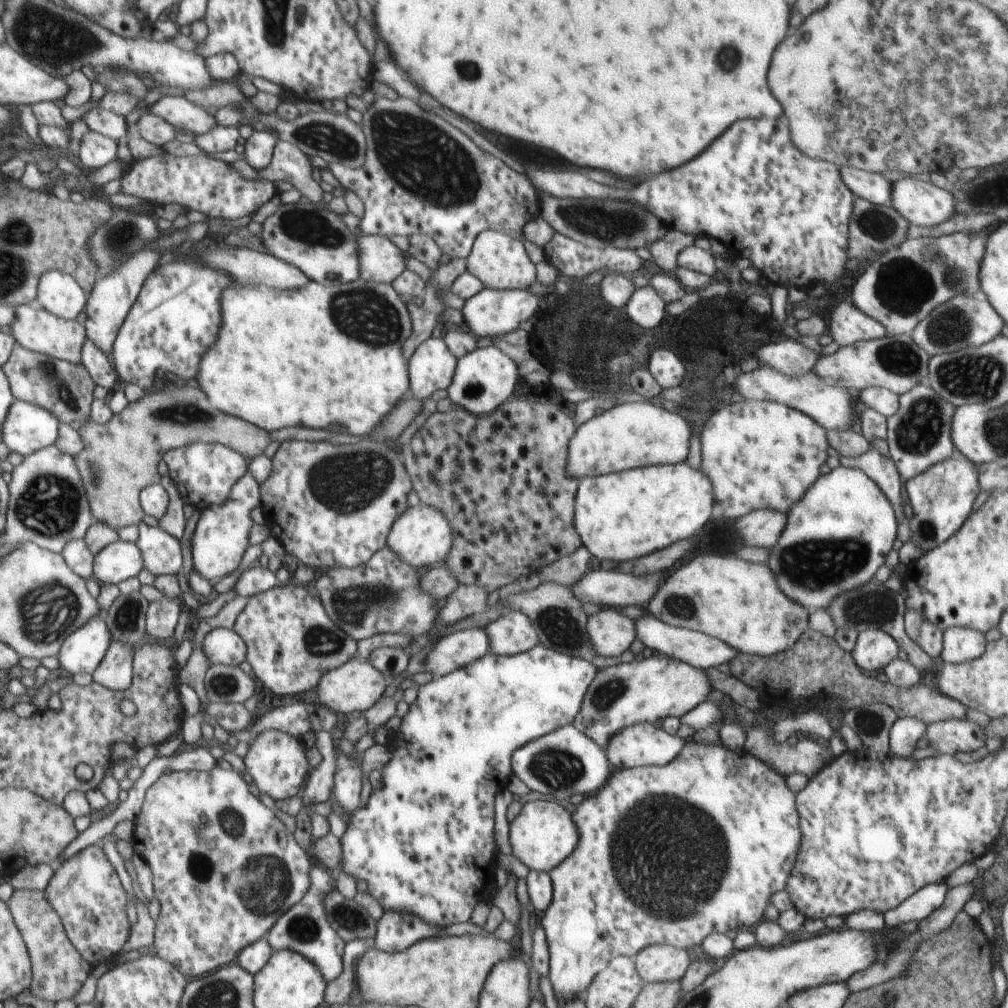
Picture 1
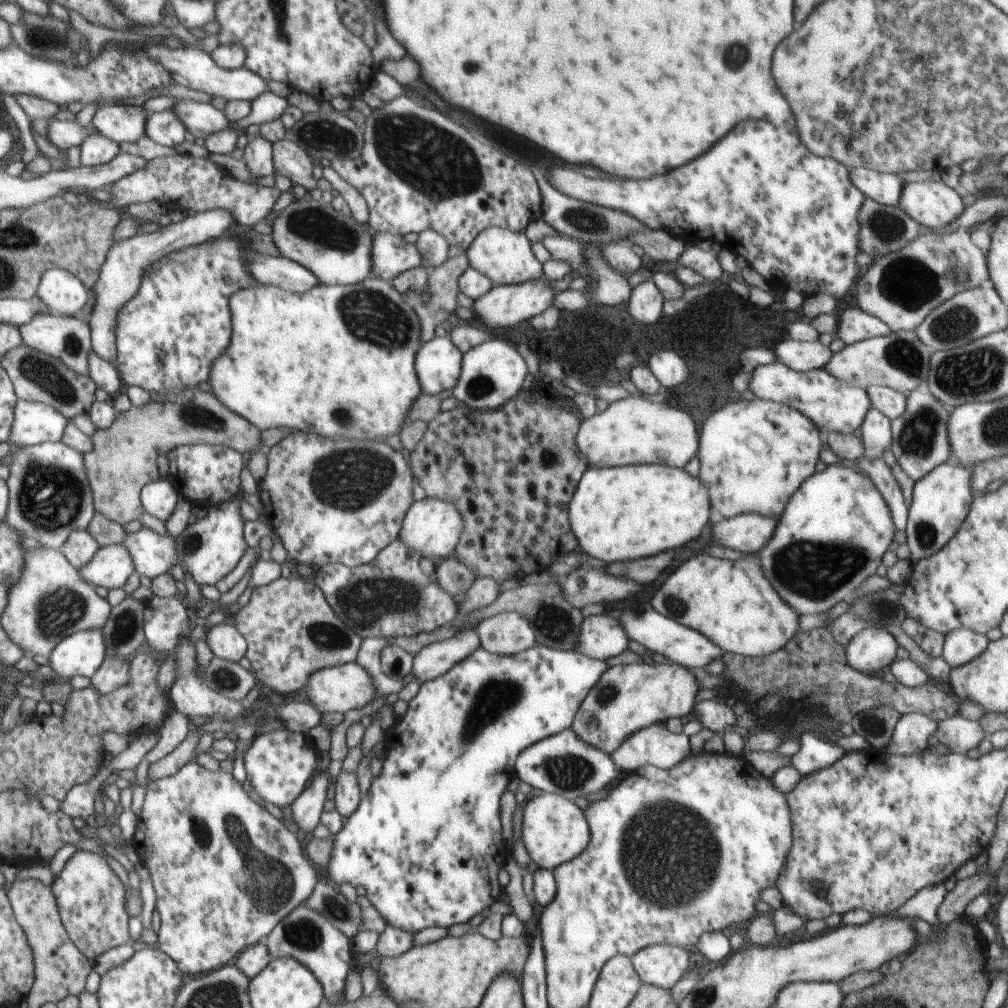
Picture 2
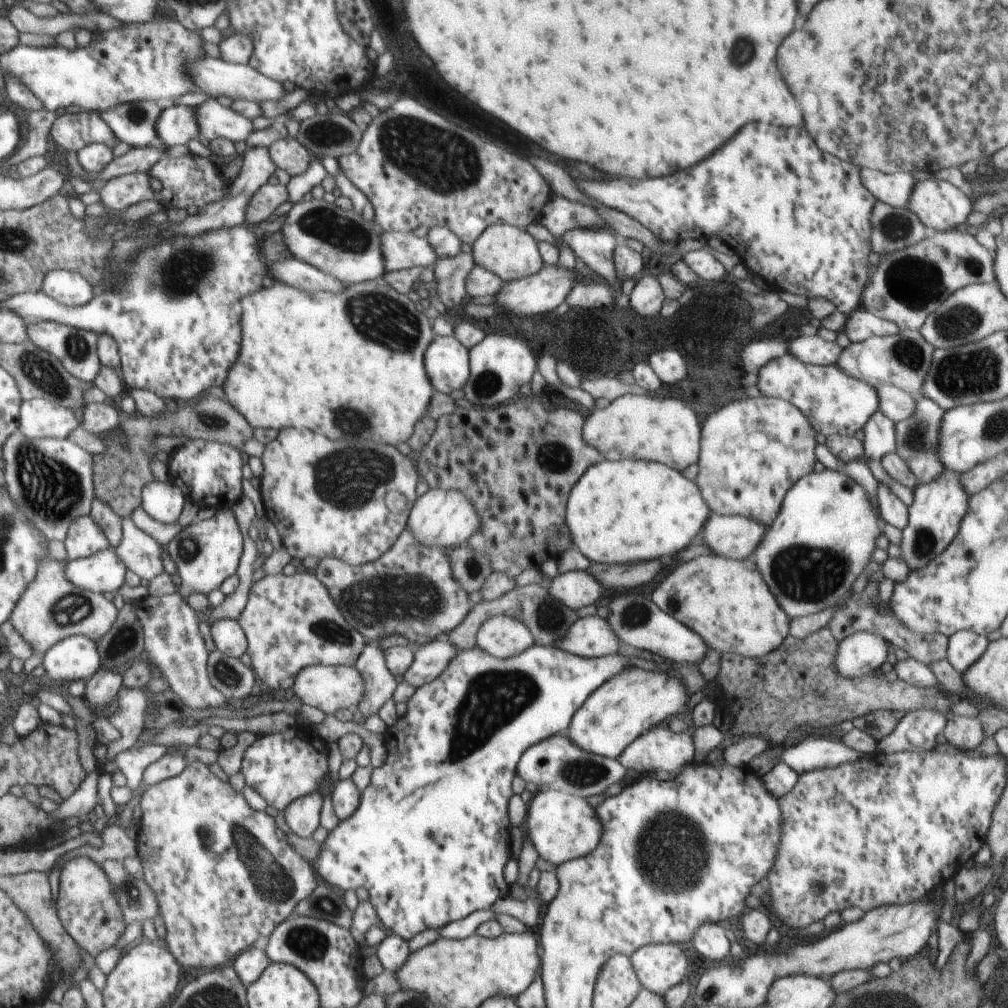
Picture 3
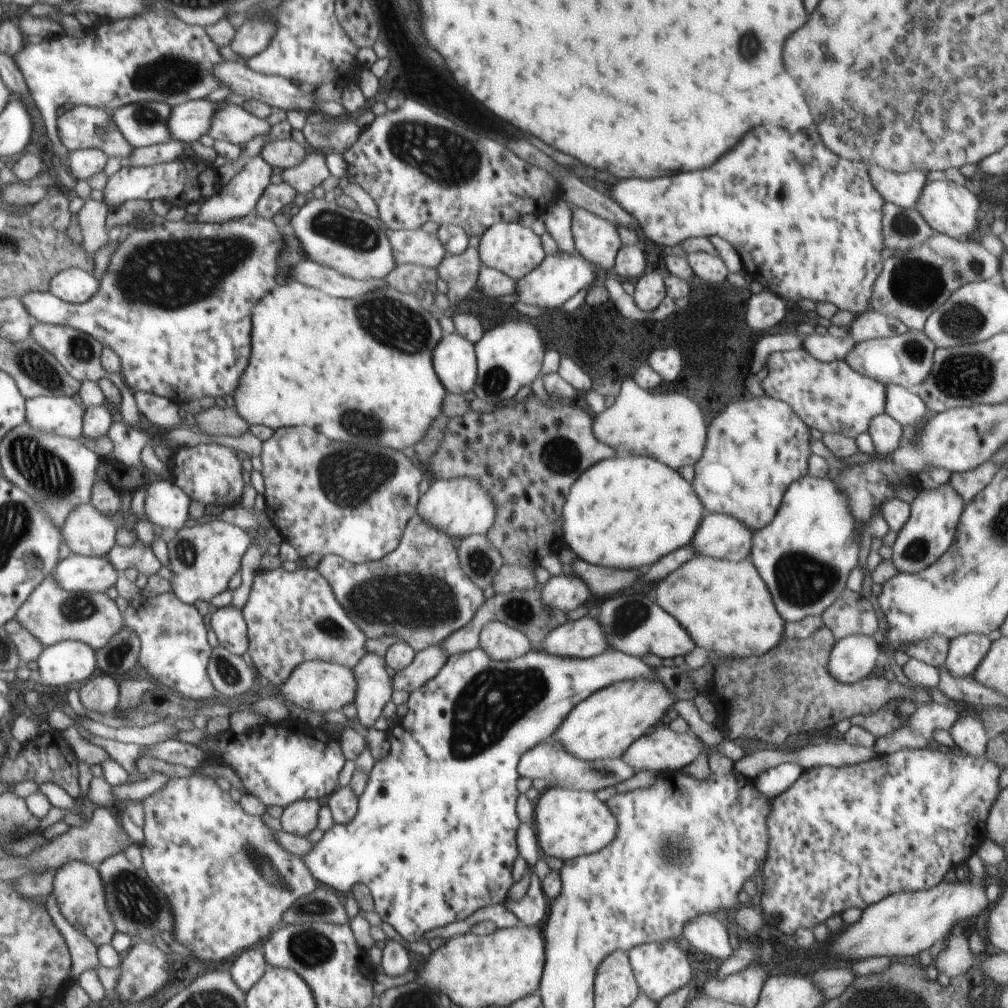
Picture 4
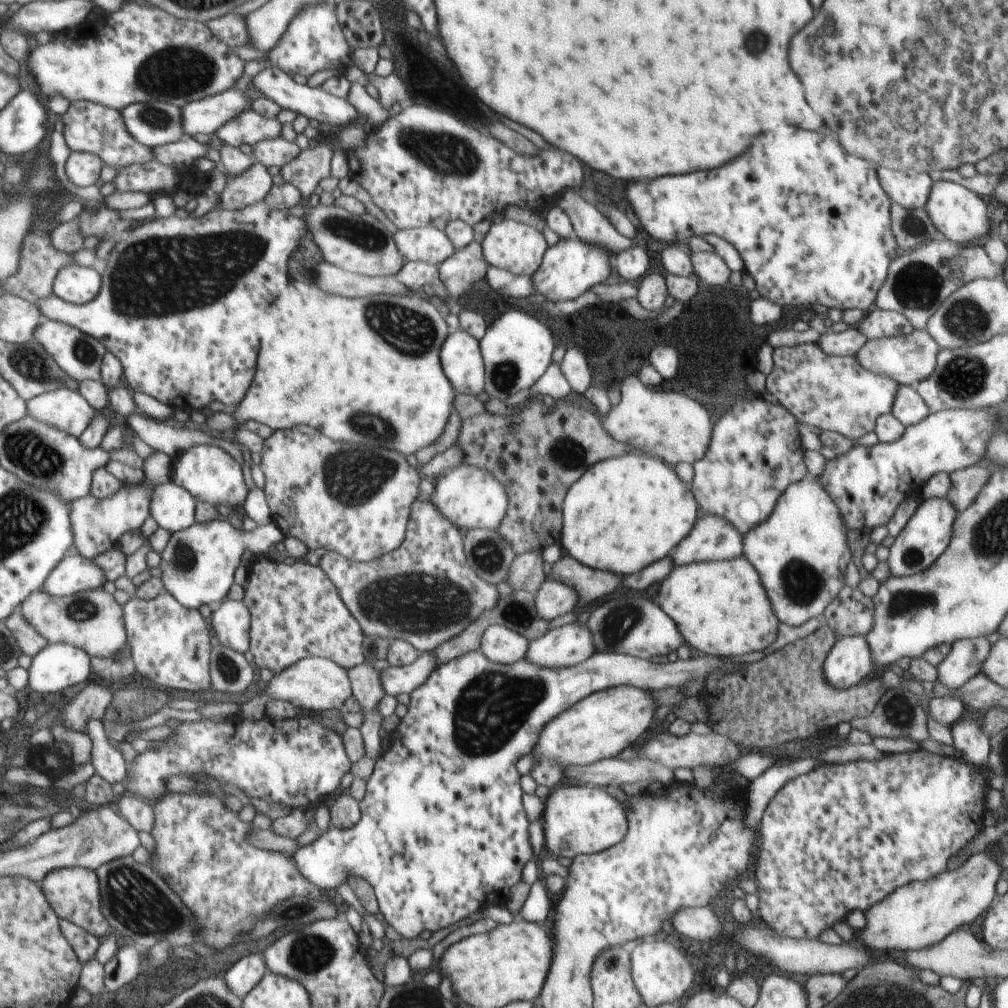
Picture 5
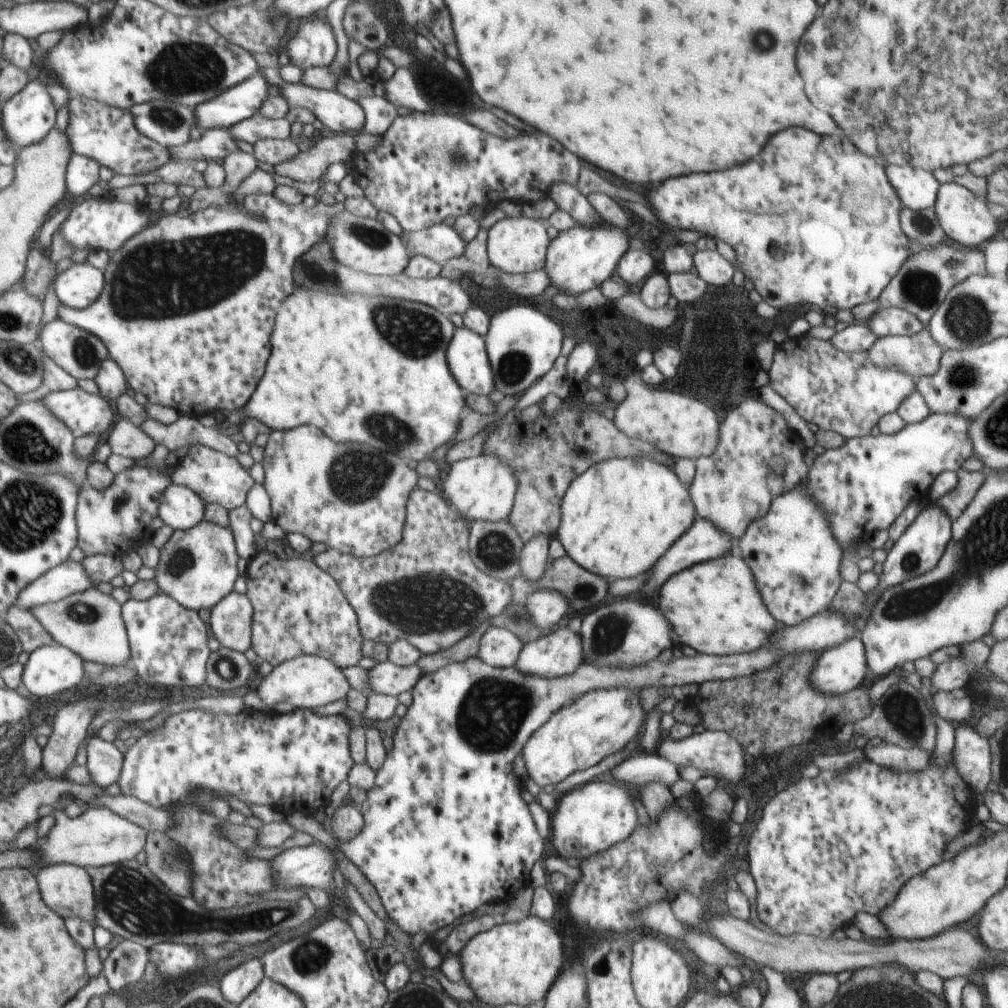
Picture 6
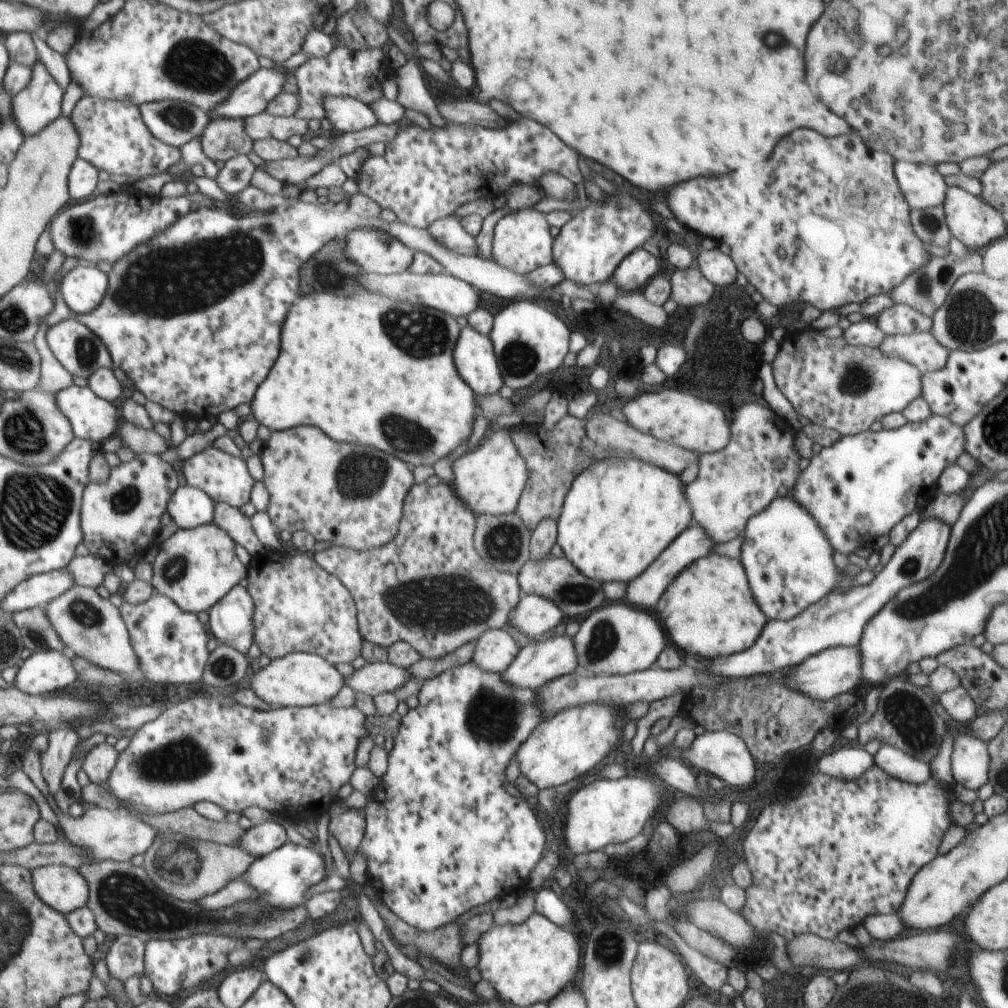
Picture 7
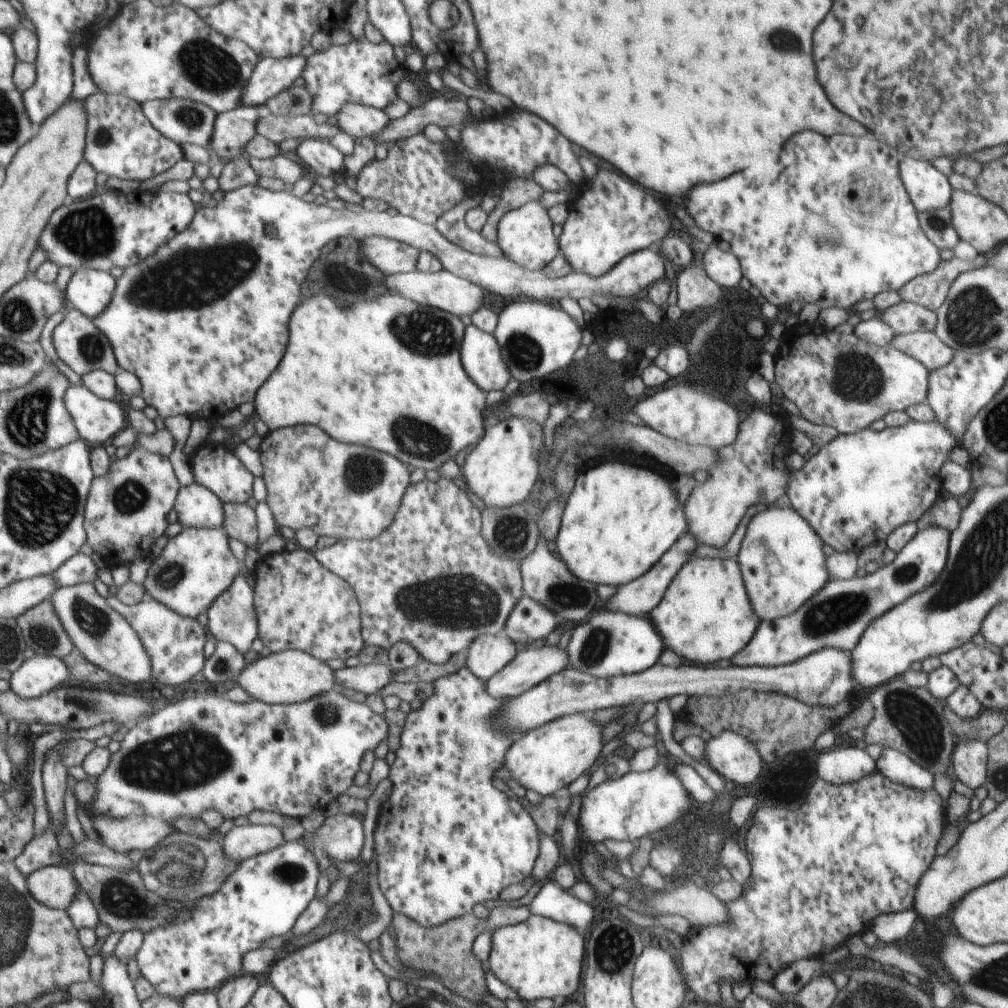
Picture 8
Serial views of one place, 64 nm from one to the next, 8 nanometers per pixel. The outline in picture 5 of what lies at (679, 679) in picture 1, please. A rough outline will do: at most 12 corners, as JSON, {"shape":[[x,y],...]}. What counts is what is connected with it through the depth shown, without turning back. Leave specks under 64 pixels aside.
{"shape":[[651,689],[593,692],[546,724],[531,776],[618,757],[649,734]]}

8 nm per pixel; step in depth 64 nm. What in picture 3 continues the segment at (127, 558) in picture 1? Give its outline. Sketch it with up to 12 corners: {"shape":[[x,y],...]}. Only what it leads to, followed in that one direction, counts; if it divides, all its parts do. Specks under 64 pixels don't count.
{"shape":[[116,548],[67,560],[66,581],[82,590],[116,592],[128,566]]}

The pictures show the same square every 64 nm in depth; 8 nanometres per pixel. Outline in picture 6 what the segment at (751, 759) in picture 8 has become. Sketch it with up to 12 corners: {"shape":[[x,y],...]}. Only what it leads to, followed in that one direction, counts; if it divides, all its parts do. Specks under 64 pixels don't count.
{"shape":[[726,731],[658,740],[656,754],[738,784],[746,756]]}

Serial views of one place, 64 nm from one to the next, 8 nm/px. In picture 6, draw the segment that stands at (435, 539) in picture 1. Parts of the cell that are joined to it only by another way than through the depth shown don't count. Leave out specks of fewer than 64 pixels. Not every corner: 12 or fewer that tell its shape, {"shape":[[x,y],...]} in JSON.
{"shape":[[494,452],[454,462],[438,482],[469,523],[507,519],[514,468]]}

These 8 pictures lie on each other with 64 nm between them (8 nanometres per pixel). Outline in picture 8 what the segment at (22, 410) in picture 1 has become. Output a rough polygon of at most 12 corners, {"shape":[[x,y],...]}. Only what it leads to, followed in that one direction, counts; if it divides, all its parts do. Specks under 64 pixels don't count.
{"shape":[[70,384],[78,436],[109,444],[126,424],[120,404]]}

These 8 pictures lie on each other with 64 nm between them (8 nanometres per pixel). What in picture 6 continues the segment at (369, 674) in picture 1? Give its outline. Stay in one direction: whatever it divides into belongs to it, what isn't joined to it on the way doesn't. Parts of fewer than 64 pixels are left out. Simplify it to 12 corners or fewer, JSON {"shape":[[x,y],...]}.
{"shape":[[316,655],[287,660],[261,677],[267,706],[322,708],[347,697],[340,667]]}

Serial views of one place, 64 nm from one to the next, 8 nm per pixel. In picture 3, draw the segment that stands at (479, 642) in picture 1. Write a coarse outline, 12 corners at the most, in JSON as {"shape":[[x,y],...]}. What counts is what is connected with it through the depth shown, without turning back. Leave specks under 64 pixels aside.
{"shape":[[447,637],[413,653],[404,682],[418,688],[442,674],[460,650]]}

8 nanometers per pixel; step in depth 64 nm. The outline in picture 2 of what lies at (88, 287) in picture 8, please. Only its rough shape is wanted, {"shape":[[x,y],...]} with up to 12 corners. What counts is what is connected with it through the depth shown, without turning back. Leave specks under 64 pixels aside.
{"shape":[[65,269],[41,279],[37,298],[48,310],[74,317],[89,288]]}

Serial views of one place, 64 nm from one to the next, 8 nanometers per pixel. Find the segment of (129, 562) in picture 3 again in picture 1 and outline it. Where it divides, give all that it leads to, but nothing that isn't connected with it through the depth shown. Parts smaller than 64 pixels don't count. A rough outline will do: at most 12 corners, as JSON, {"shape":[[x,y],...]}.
{"shape":[[138,523],[144,569],[182,571],[180,541],[158,525]]}

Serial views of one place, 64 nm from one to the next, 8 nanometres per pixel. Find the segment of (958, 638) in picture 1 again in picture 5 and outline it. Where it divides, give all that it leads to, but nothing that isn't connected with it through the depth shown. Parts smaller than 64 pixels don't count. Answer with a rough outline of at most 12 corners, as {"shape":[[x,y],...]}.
{"shape":[[988,637],[951,645],[937,666],[940,684],[958,688],[982,671]]}

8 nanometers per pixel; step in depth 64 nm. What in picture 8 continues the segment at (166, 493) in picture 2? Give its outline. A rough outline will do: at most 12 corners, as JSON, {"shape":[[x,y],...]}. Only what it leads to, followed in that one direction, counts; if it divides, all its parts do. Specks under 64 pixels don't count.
{"shape":[[192,483],[178,492],[183,527],[224,526],[225,502]]}

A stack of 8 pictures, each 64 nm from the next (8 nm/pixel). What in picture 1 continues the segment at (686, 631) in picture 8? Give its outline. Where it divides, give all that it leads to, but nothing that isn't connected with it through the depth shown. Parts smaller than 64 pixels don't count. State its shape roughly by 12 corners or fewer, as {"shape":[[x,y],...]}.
{"shape":[[700,554],[648,611],[763,658],[811,614],[766,563]]}

